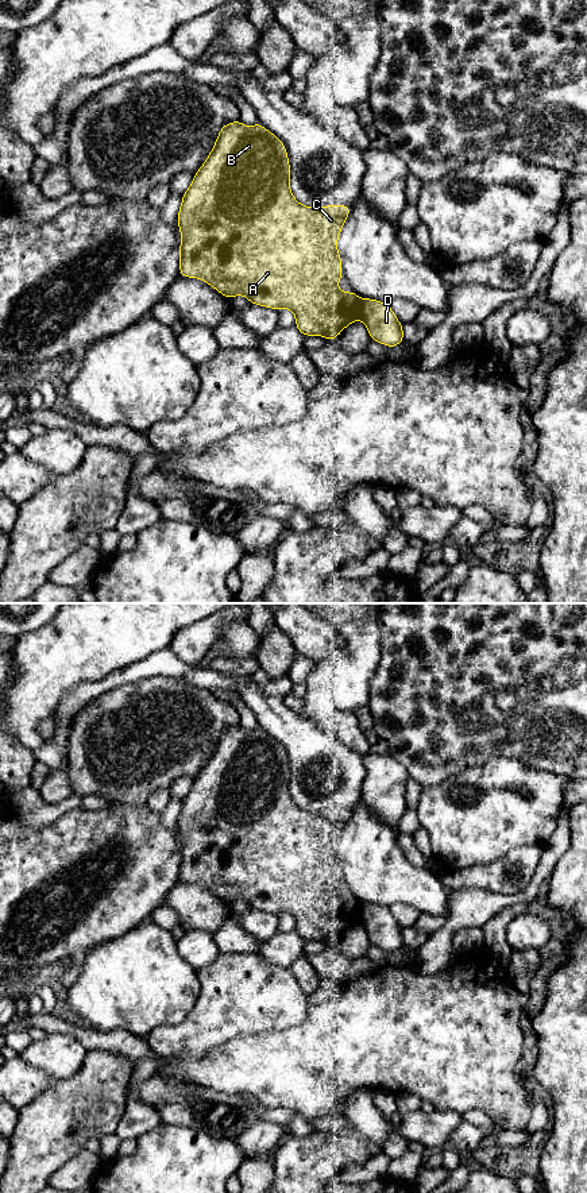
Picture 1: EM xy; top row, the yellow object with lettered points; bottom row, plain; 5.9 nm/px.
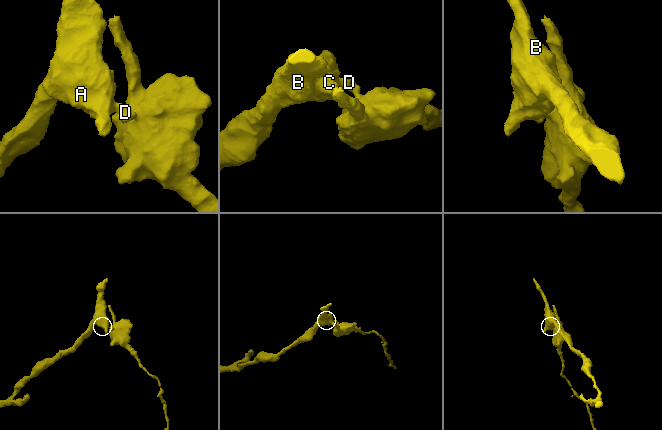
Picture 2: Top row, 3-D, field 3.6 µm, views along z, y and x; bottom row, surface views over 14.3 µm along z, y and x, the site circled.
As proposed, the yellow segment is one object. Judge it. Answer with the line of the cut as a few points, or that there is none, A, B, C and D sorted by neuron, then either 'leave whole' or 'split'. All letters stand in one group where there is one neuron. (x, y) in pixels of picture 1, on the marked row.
xy (360, 300), (359, 319) | A B C / D | split

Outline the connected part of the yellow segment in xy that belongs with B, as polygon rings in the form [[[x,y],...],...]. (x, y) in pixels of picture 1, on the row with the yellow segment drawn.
[[[239,119],[233,123],[224,124],[217,135],[213,148],[206,161],[193,175],[192,185],[182,194],[182,202],[178,211],[177,223],[181,231],[179,244],[179,277],[198,278],[211,285],[215,290],[227,298],[235,296],[246,296],[250,304],[281,310],[283,308],[291,310],[296,316],[296,328],[305,336],[318,335],[328,341],[336,339],[344,328],[351,323],[360,320],[359,296],[352,290],[345,293],[337,287],[337,282],[343,277],[341,256],[337,251],[337,238],[343,229],[345,220],[350,216],[350,205],[327,205],[327,206],[305,206],[300,204],[289,185],[290,163],[285,144],[282,140],[266,130],[260,123],[251,127],[244,126]]]

